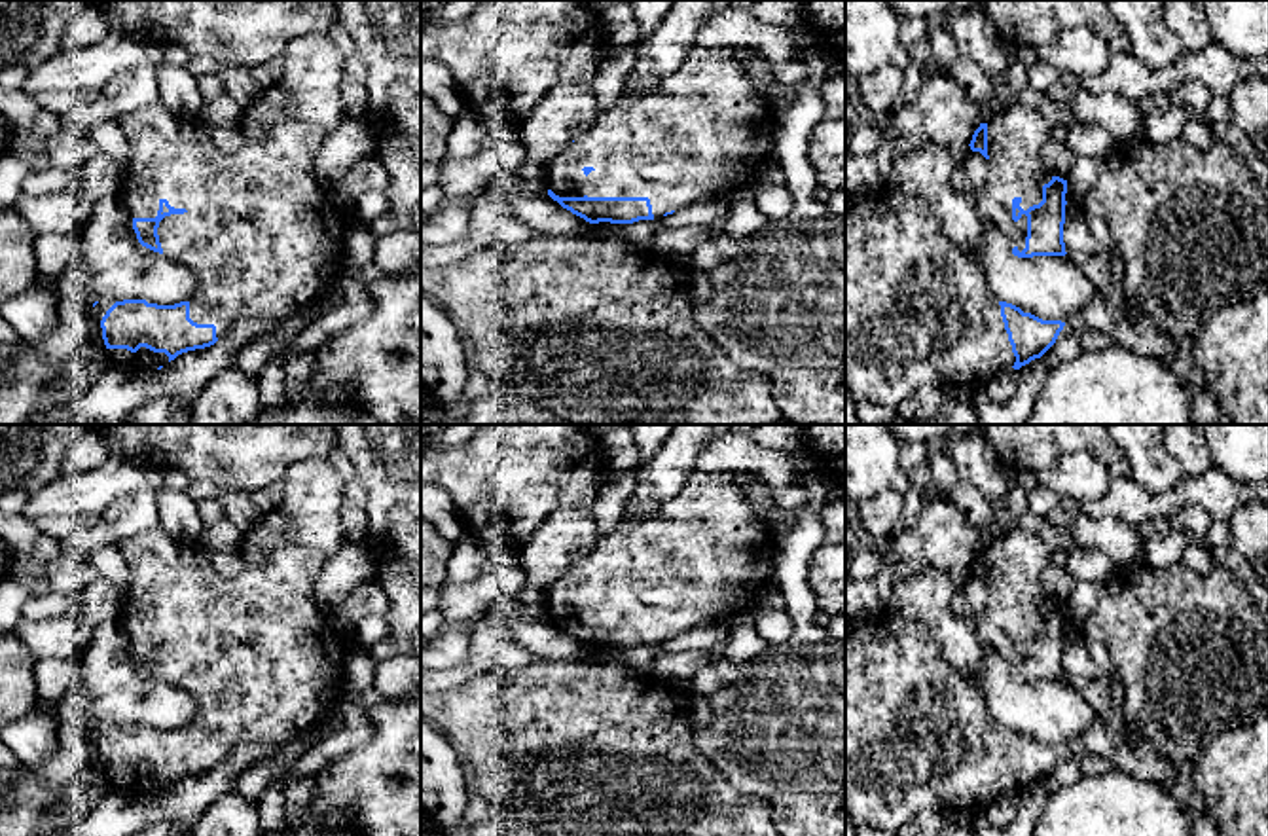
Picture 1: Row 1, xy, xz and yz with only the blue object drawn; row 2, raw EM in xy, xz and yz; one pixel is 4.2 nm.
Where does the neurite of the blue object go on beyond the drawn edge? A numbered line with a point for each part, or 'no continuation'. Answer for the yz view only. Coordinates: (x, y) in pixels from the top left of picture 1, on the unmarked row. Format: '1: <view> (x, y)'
1: yz (1016, 560)

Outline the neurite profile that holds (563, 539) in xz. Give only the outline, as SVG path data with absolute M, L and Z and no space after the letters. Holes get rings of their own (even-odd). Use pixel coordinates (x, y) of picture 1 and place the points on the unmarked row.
M591 506L552 512L517 552L523 590L517 601L529 610L548 609L550 588L582 557L593 554L599 529Z

